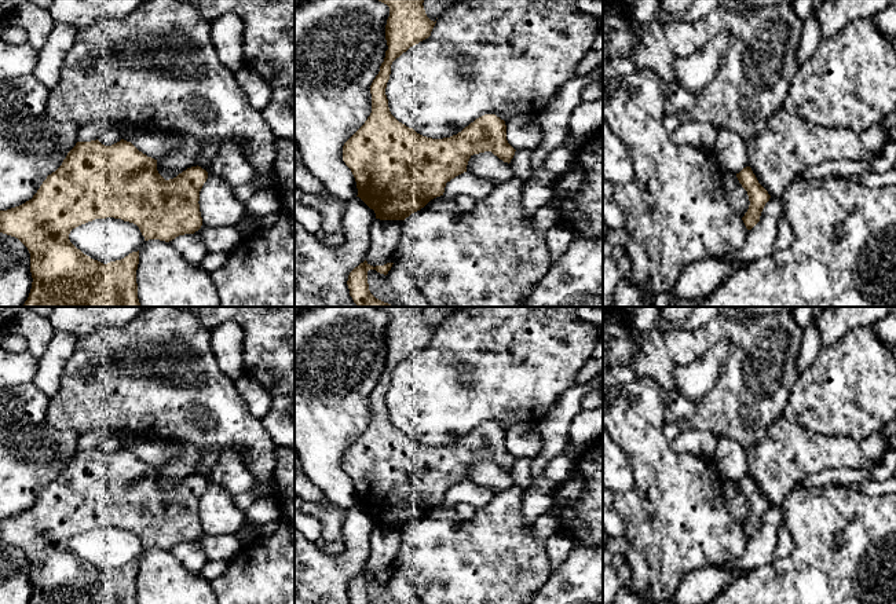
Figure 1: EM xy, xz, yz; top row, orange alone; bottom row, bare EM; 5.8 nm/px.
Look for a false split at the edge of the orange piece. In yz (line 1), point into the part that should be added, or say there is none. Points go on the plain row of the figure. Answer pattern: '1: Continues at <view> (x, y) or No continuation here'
1: No continuation here

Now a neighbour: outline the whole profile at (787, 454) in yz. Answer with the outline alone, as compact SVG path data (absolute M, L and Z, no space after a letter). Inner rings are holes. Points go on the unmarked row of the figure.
M783 417L772 422L764 438L747 450L747 472L758 491L771 505L780 505L808 476L824 469L864 468L871 461L863 455L860 443L842 435L819 435Z

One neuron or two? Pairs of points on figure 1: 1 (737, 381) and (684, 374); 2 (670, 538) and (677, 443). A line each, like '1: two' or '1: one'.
1: two
2: two

